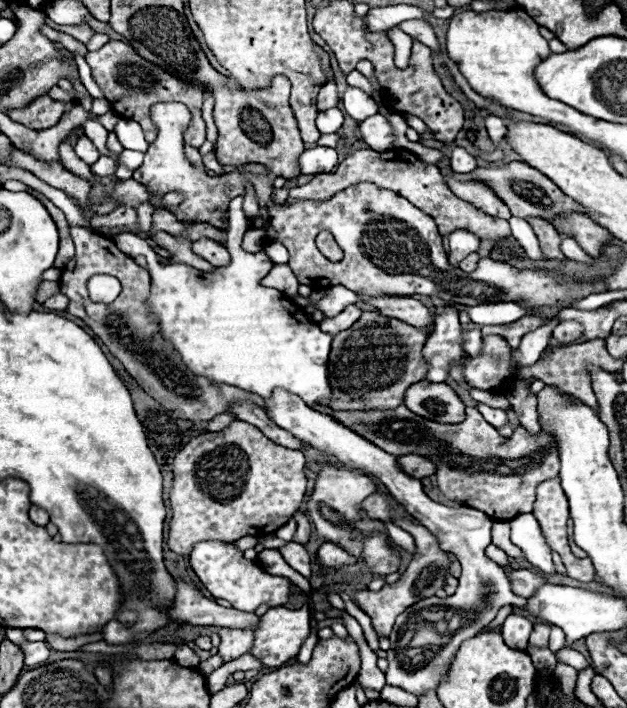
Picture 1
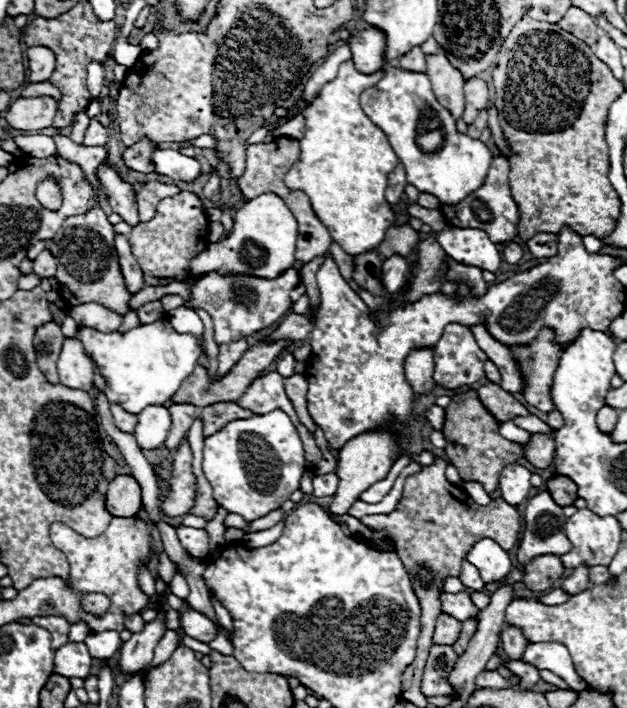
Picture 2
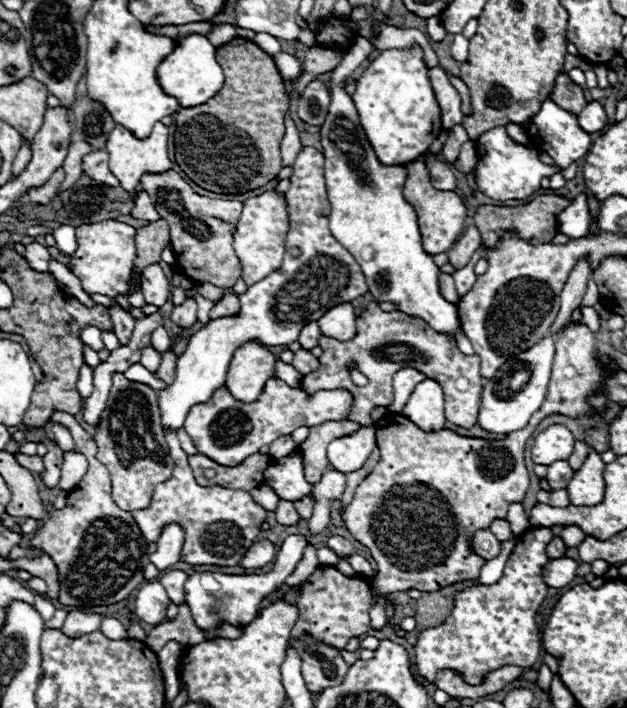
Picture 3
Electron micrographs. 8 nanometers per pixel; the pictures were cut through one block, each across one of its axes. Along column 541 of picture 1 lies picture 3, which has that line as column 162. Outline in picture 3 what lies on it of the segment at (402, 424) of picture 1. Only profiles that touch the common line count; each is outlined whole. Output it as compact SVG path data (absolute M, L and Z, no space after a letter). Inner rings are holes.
M114 374L110 396L94 440L98 444L98 460L112 476L114 502L128 512L148 508L154 488L166 482L174 470L174 460L168 452L160 422L158 394L144 384L130 382L122 374Z

